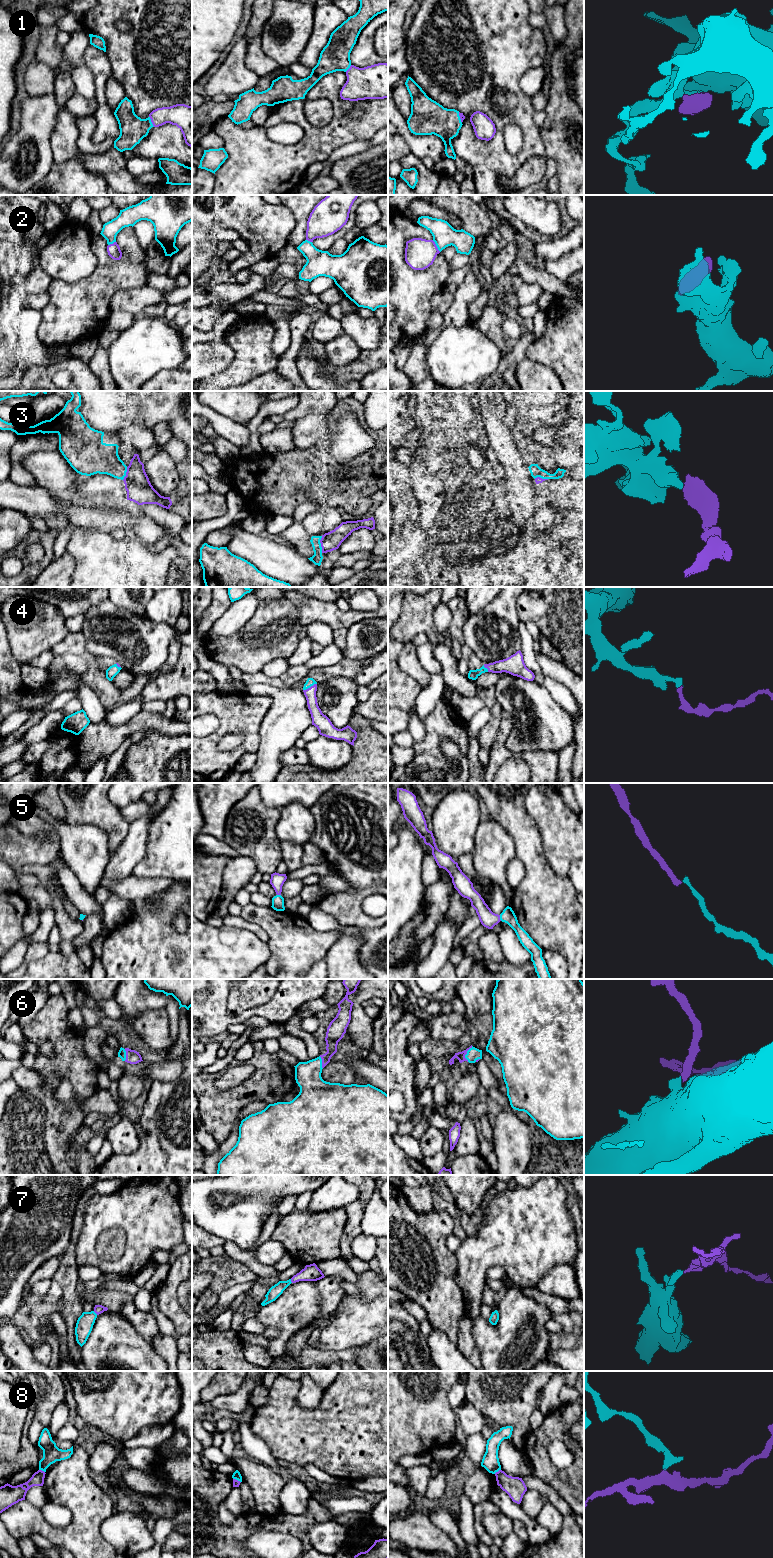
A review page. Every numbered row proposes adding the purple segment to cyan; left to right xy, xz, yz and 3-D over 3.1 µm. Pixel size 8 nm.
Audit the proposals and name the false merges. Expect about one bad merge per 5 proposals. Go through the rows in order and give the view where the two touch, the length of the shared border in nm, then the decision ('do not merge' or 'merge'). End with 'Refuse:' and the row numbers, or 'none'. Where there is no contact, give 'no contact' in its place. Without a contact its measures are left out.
1: contact in xy; length 100 nm; merge
2: contact in yz; length 120 nm; merge
3: contact in xz; length 140 nm; merge
4: contact in xz; length 130 nm; merge
5: contact in yz; length 50 nm; merge
6: contact in yz; length 130 nm; merge
7: contact in xy; length 50 nm; merge
8: contact in yz; length 70 nm; do not merge
Refuse: 8

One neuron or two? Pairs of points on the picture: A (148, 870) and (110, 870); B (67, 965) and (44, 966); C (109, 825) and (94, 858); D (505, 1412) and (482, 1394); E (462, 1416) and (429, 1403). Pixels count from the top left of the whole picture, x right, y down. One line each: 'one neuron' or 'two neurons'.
A: two neurons
B: one neuron
C: two neurons
D: one neuron
E: two neurons

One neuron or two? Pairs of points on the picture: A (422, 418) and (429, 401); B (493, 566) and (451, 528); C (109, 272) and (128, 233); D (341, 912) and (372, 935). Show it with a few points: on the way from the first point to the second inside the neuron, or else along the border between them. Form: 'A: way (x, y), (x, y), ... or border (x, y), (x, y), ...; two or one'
A: way (423, 414), (425, 405); one
B: border (508, 551), (482, 562), (473, 563), (464, 569); two
C: way (120, 265), (128, 257), (128, 244); one
D: border (342, 926), (377, 928); two

